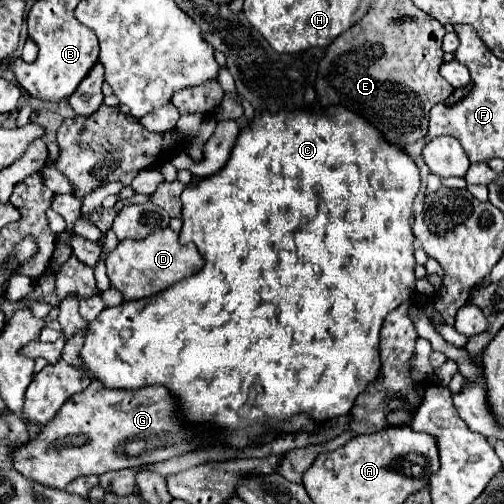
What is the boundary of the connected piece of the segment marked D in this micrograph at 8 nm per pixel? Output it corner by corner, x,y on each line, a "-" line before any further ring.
165,228
161,232
153,232
153,236
147,236
145,240
119,242
117,248
109,252
105,264
111,286
123,294
125,302
129,302
161,294
183,278
195,274
203,266
203,260
193,244
179,244
177,234
171,228

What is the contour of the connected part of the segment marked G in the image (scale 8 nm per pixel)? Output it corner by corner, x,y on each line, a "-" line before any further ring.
91,380
91,384
81,394
71,396
59,408
51,424
45,424
27,444
13,450
13,468
33,482
63,490
79,476
101,476
109,470
141,468
145,464
163,462
189,452
197,442
199,440
191,440
191,430
183,428
177,420
175,400
165,388
149,386
141,390
109,390
99,380

